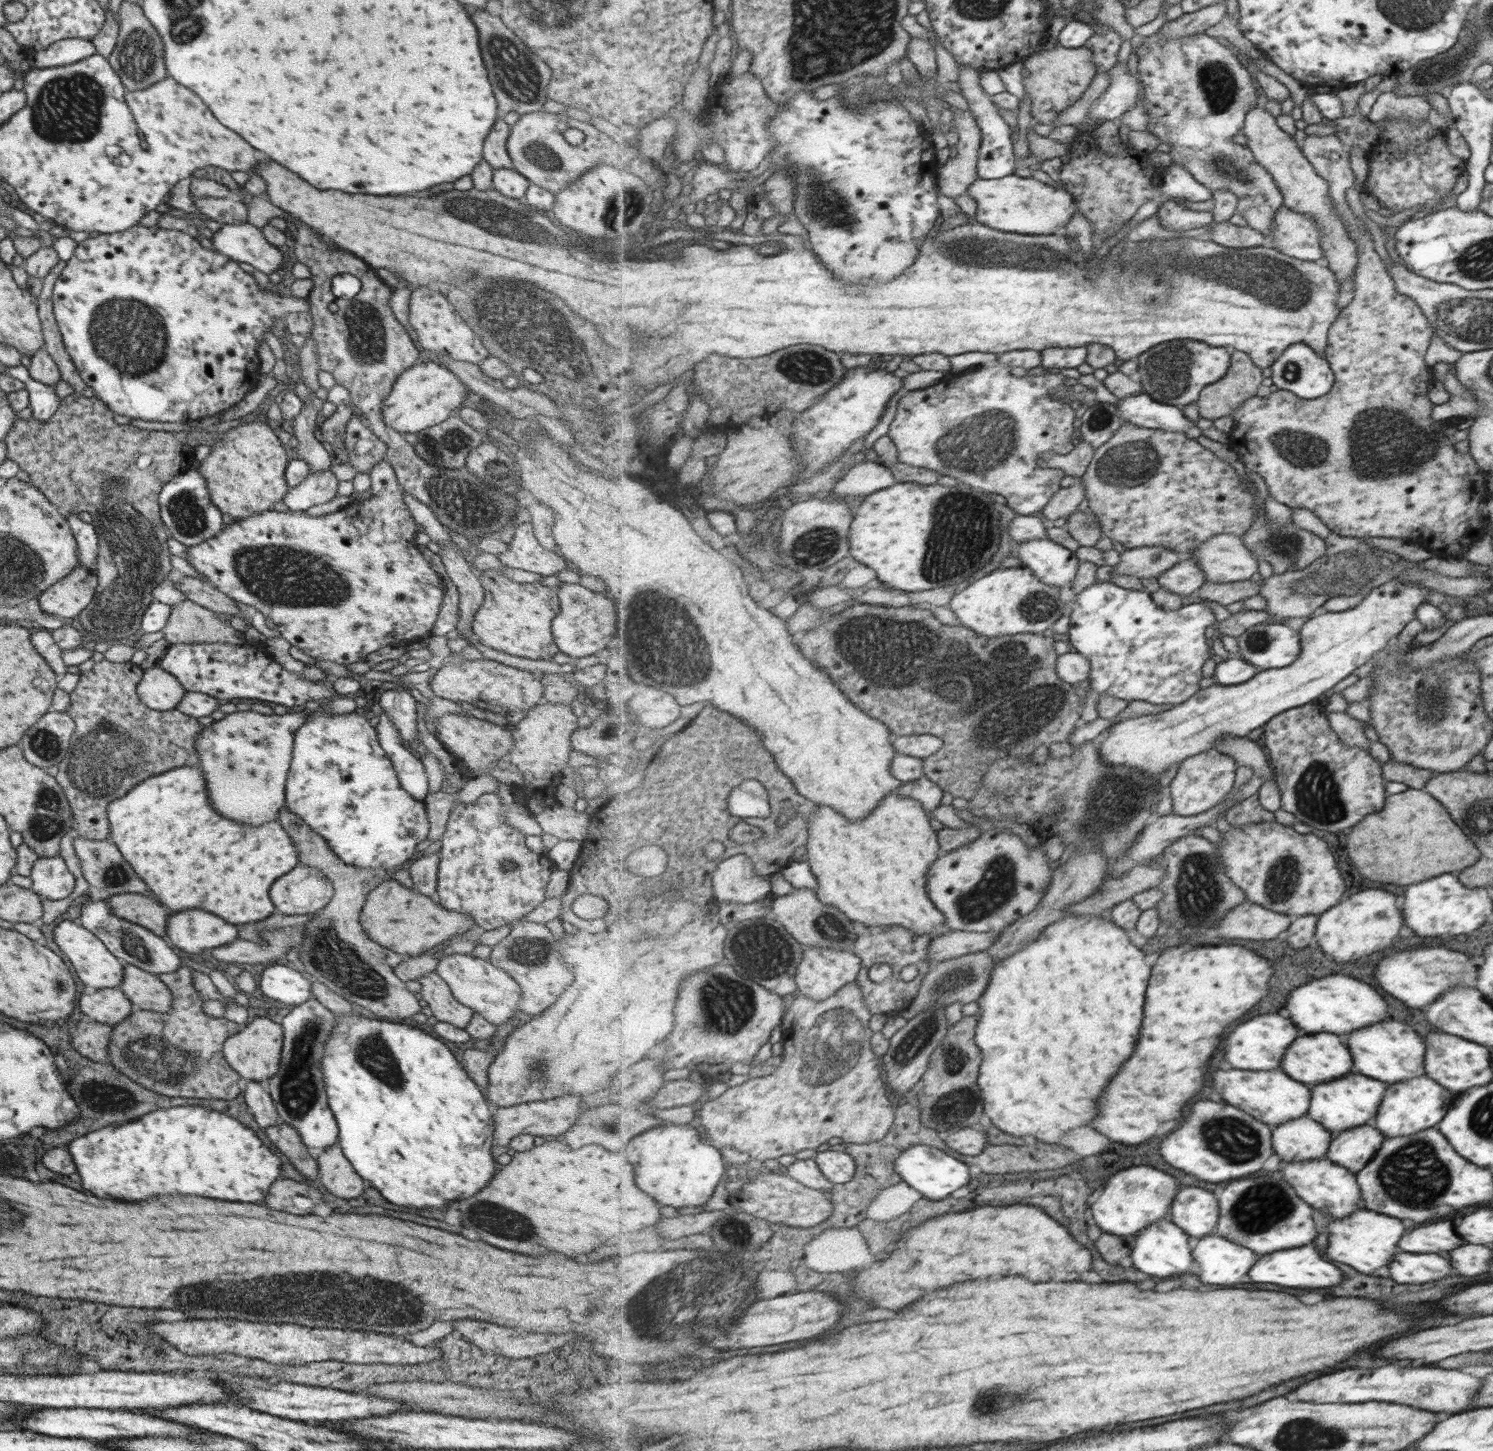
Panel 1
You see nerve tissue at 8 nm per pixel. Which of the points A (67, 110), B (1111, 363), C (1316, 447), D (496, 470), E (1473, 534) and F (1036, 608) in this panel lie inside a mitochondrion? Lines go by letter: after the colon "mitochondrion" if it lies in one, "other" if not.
A: mitochondrion
B: other
C: mitochondrion
D: mitochondrion
E: other
F: mitochondrion

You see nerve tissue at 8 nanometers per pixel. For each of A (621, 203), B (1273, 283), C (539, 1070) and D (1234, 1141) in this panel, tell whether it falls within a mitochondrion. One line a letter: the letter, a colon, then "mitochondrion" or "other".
A: mitochondrion
B: mitochondrion
C: mitochondrion
D: mitochondrion

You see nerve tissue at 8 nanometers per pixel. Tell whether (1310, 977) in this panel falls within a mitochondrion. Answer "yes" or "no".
no

